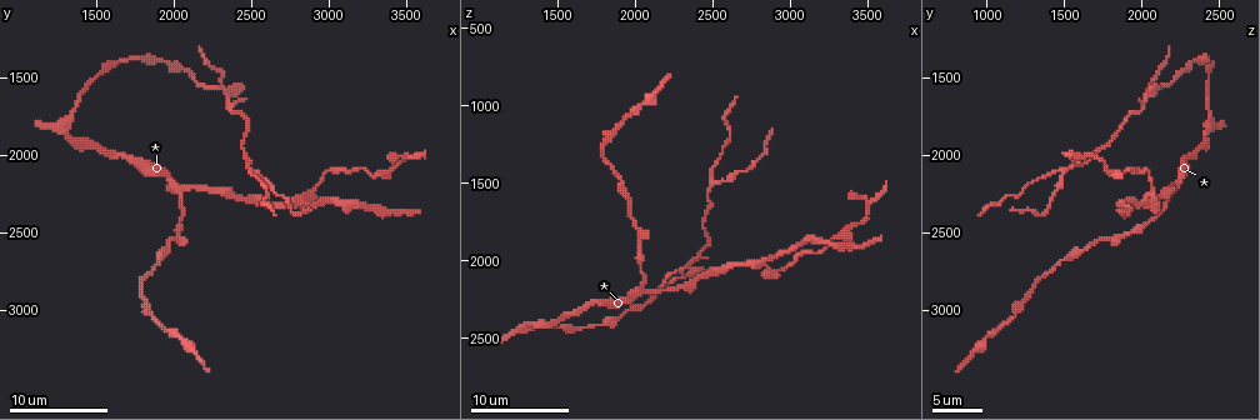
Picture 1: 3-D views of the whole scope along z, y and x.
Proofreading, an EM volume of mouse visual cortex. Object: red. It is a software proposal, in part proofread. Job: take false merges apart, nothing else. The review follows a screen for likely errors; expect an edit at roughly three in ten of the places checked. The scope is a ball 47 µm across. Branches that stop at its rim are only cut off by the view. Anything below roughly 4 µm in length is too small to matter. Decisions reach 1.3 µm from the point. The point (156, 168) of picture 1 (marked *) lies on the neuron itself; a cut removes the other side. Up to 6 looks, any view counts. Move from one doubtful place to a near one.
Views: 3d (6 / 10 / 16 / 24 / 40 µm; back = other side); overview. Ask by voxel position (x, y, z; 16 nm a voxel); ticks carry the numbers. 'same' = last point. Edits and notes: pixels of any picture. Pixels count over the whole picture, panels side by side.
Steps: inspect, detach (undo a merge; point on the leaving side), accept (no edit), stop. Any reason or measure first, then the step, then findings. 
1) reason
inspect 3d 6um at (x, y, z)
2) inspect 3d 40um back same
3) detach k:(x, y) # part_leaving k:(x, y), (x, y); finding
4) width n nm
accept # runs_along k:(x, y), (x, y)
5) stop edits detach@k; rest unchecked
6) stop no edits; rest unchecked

three-way junction
inspect 3d 16um at (2300, 1560, 2060)

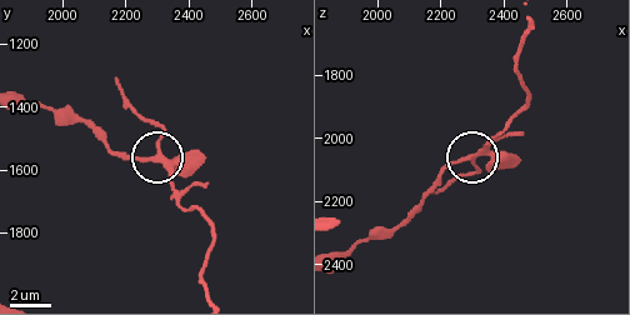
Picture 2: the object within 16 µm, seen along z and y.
from behind
inspect 3d 16um back at (2300, 1550, 2060)

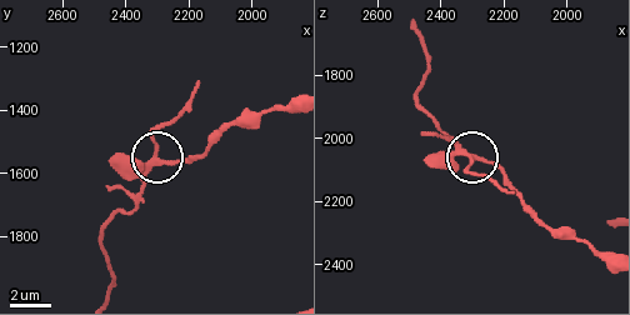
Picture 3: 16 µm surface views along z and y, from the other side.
detach 3:(140, 190) # part_leaving 3:(149, 165), (134, 204), (114, 214), (104, 229), (111, 290); two neurons meet here

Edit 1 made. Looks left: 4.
inspect 3d 10um at (2060, 2240, 2180)

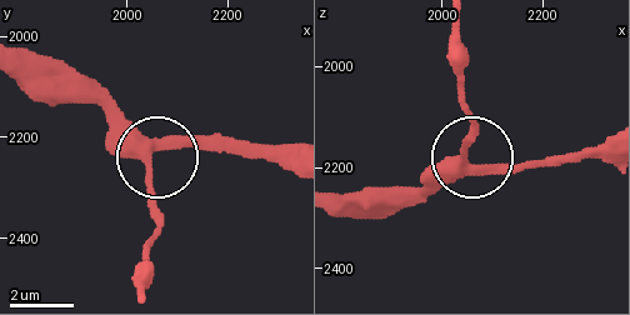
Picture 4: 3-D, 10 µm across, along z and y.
inspect 3d 6um at (2040, 2240, 2185)

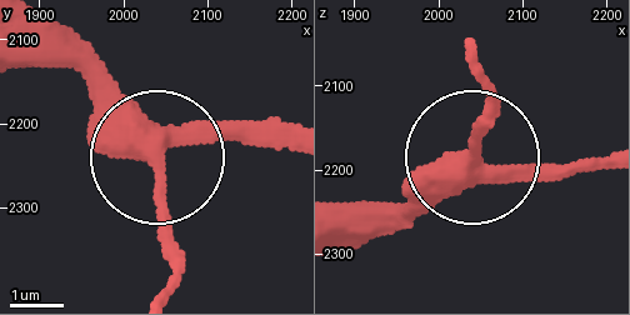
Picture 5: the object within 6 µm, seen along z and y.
arms 3
accept # all the same neuron

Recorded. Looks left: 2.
thin arm on a thick one
inspect 3d 10um at (2820, 2280, 2020)

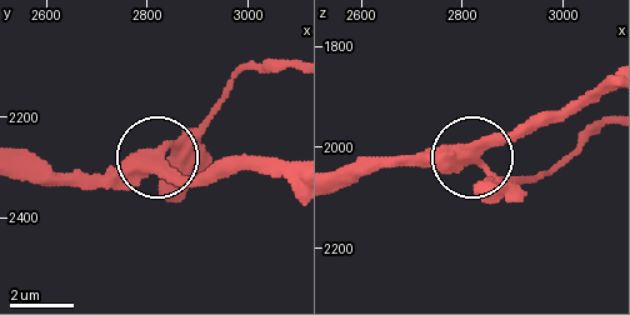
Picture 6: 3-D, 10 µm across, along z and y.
detach 6:(523, 194) # part_leaving 6:(176, 144), (245, 69), (294, 66); two neurons meet here

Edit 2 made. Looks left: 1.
stop edits detach@3, detach@6; rest unchecked

